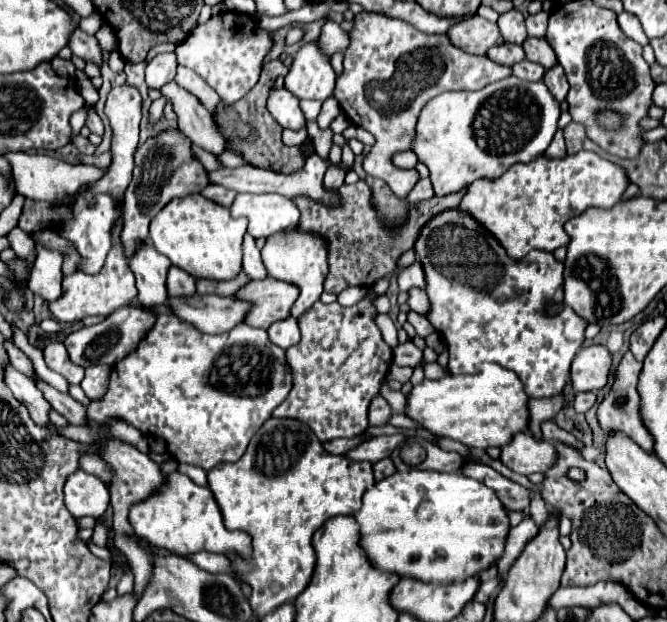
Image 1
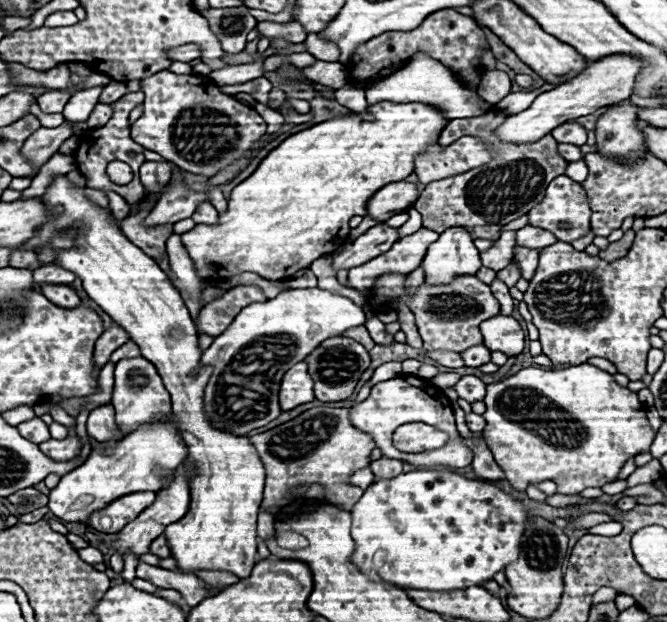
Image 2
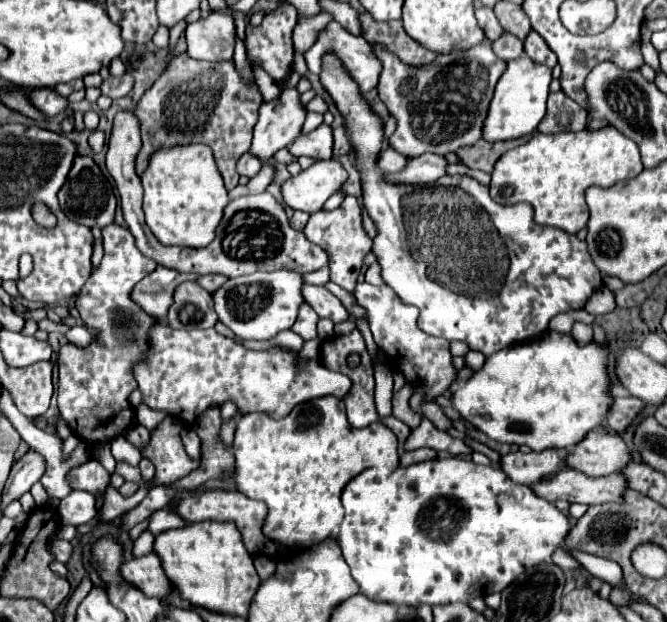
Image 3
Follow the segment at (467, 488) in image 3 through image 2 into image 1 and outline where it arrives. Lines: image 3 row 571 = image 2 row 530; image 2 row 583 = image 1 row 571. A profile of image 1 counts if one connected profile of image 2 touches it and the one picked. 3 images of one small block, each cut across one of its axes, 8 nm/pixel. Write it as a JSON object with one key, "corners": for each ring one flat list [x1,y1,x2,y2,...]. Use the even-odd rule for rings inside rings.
{"corners":[[418,468,394,472,366,490,362,508,354,518,360,526,360,550,372,566,400,578,418,578,418,582,430,584,454,584,488,570,504,556,510,534,508,510,494,496,494,490,474,478,466,478,462,472,448,474]]}

